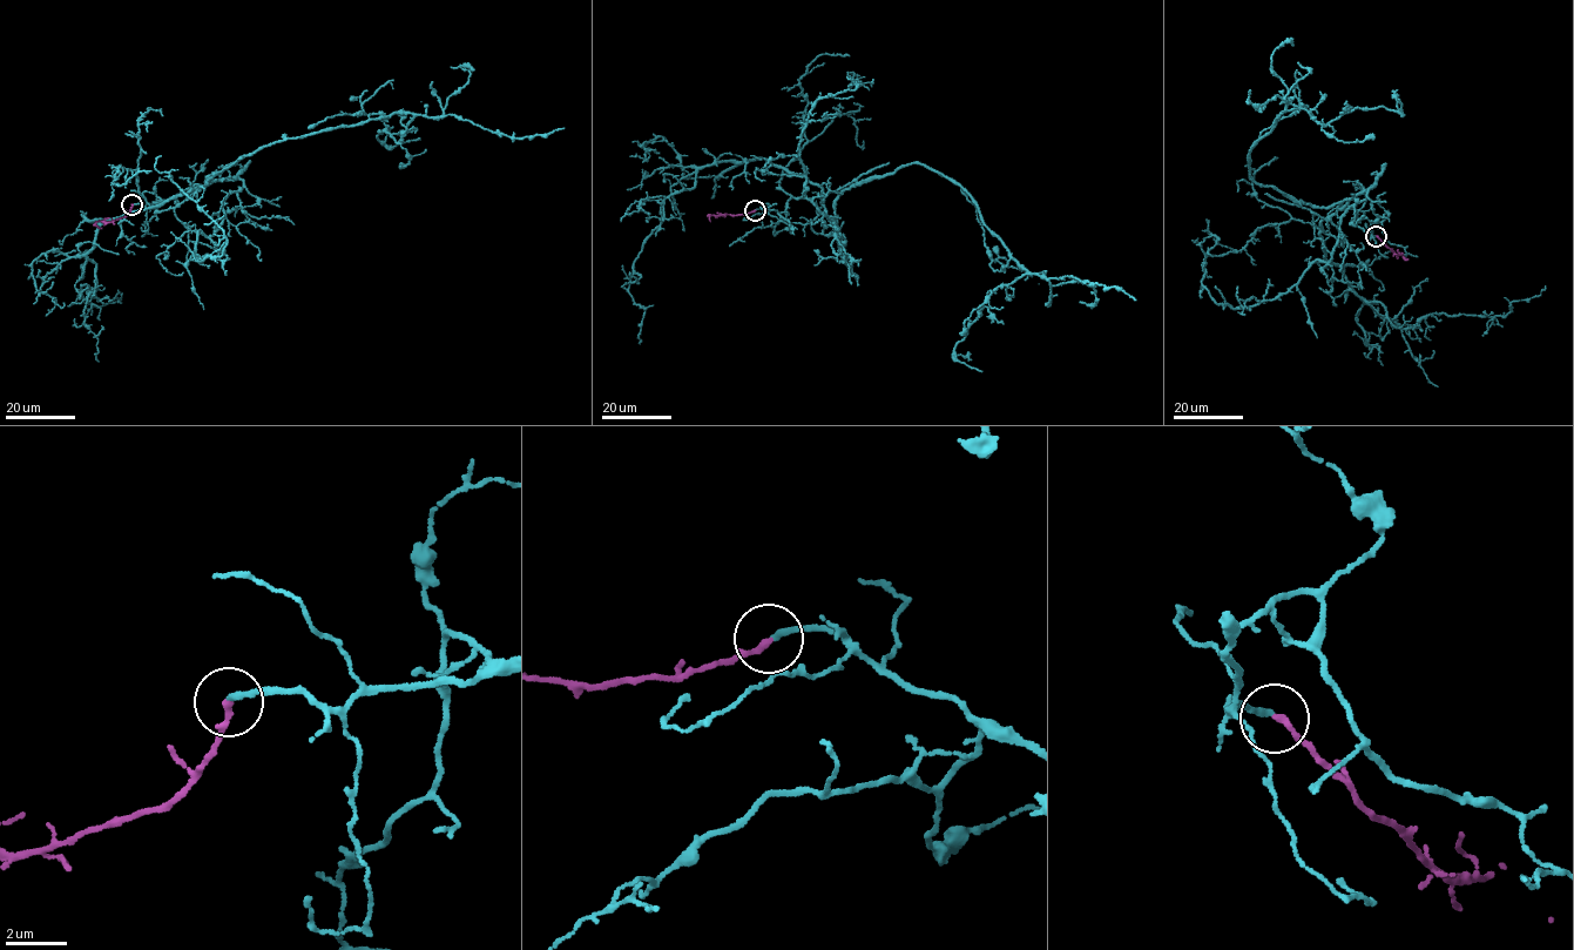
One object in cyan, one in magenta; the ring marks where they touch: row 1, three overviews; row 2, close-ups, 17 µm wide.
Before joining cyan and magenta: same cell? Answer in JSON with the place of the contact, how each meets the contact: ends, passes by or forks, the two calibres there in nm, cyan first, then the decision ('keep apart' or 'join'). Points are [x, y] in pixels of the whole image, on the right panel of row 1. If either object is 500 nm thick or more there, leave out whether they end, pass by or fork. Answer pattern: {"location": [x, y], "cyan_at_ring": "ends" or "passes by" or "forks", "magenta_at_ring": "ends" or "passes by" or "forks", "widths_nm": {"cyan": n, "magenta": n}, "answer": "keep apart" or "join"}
{"location": [1376, 236], "cyan_at_ring": "ends", "magenta_at_ring": "ends", "widths_nm": {"cyan": 200, "magenta": 200}, "answer": "join"}

